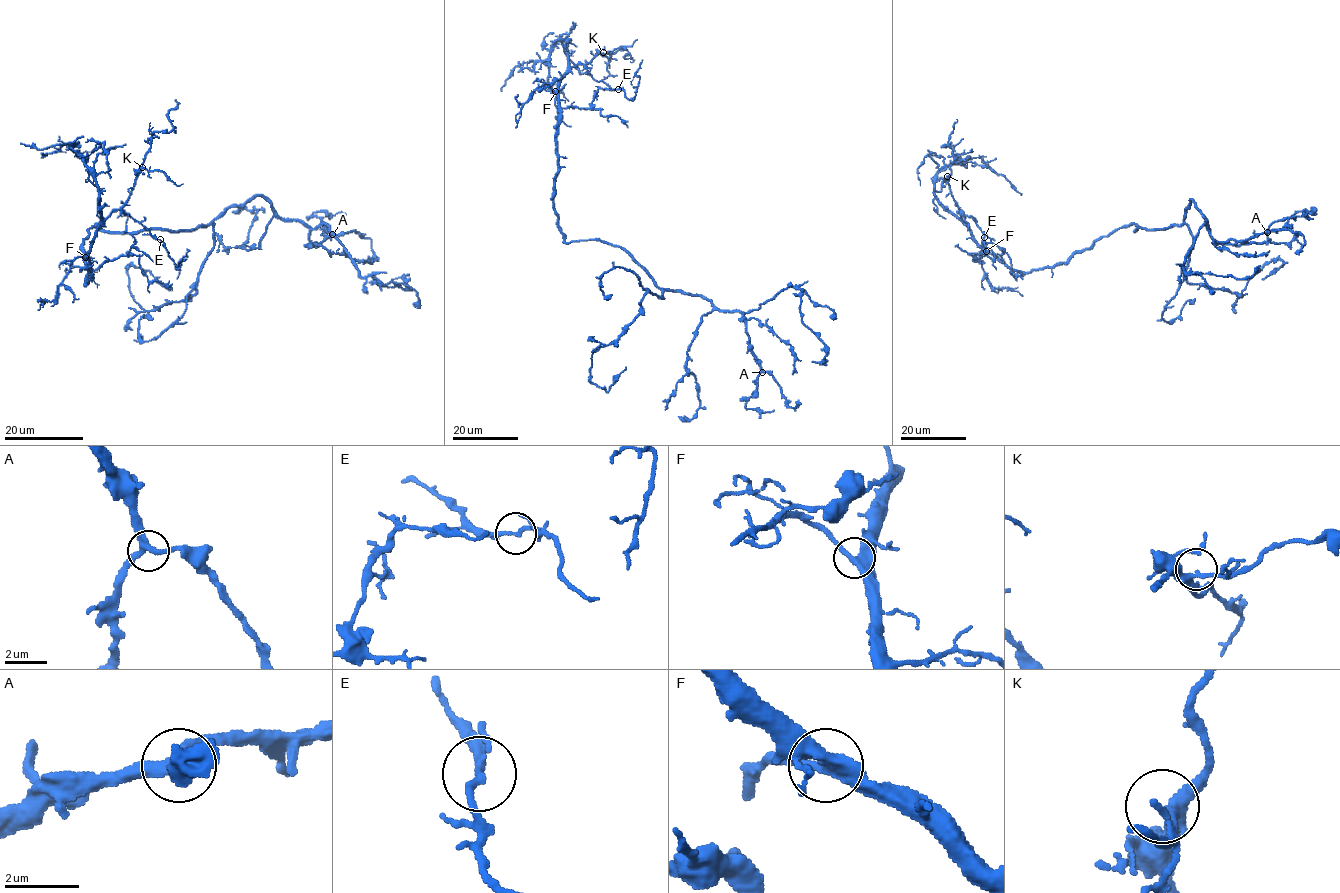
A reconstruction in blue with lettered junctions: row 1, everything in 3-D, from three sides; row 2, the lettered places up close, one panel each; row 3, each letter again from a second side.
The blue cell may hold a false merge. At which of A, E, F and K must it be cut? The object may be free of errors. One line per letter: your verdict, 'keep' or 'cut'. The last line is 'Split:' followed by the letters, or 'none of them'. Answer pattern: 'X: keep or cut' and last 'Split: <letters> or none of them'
A: keep
E: keep
F: keep
K: keep
Split: none of them

